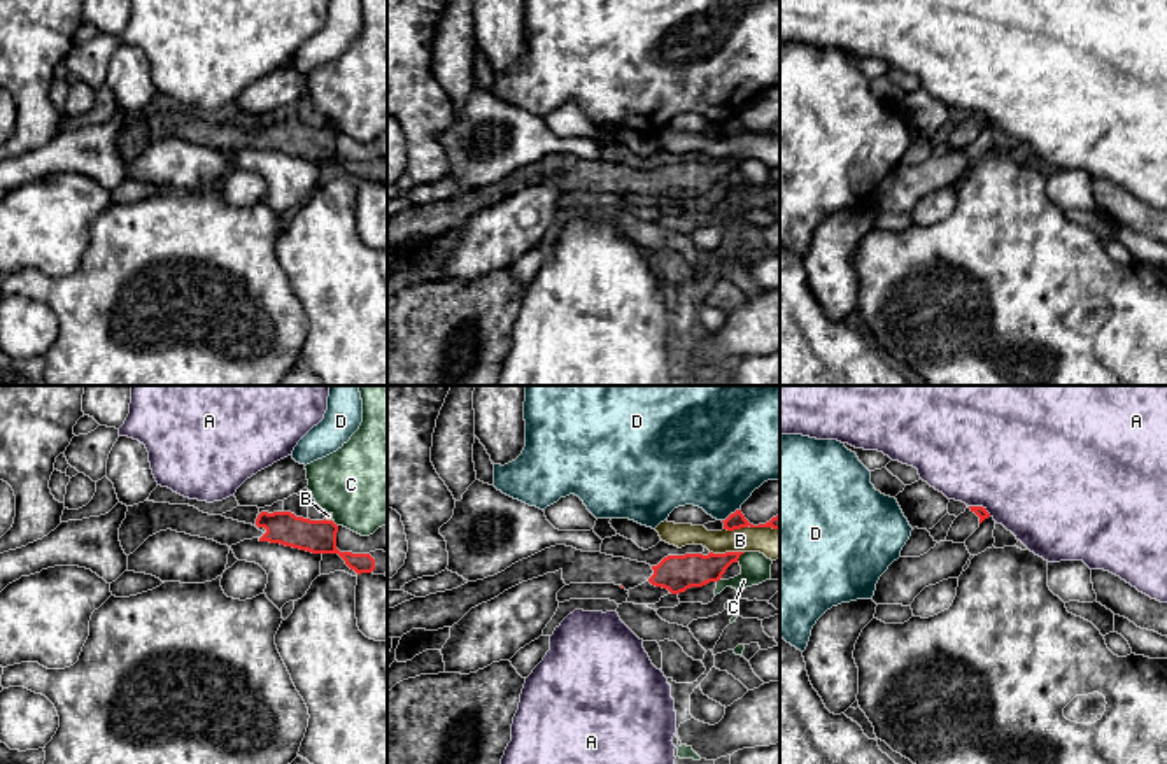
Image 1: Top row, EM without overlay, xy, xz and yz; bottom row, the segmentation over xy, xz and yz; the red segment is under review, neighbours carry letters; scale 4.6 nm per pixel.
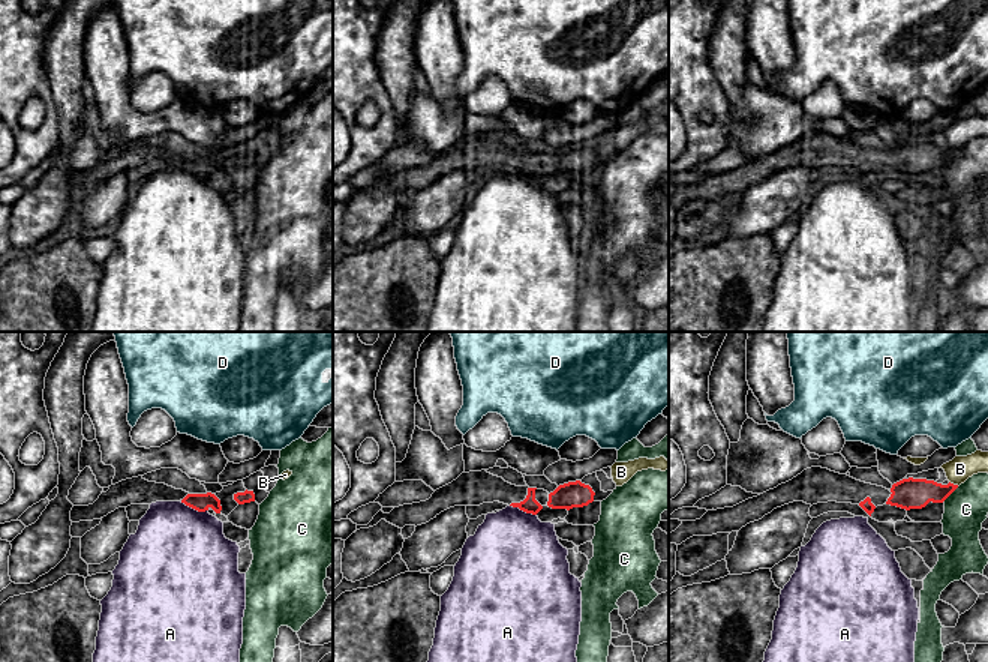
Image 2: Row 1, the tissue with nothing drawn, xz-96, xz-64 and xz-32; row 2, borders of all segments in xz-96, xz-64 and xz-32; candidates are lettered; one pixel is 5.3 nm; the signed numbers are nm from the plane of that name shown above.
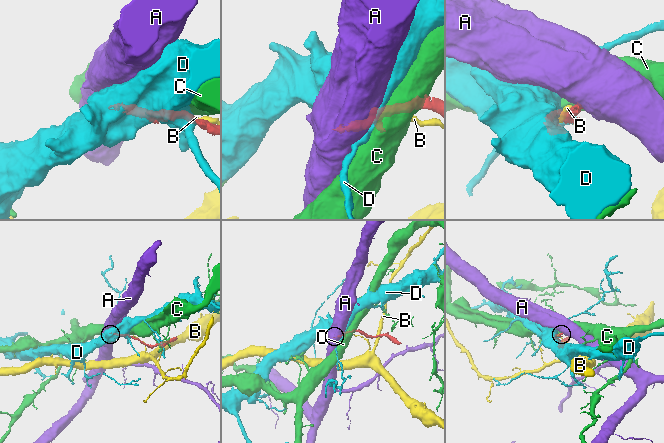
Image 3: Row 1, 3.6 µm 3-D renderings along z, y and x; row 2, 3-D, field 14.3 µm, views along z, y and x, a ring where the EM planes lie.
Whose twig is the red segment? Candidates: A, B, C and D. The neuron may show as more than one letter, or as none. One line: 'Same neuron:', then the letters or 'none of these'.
Same neuron: none of these

